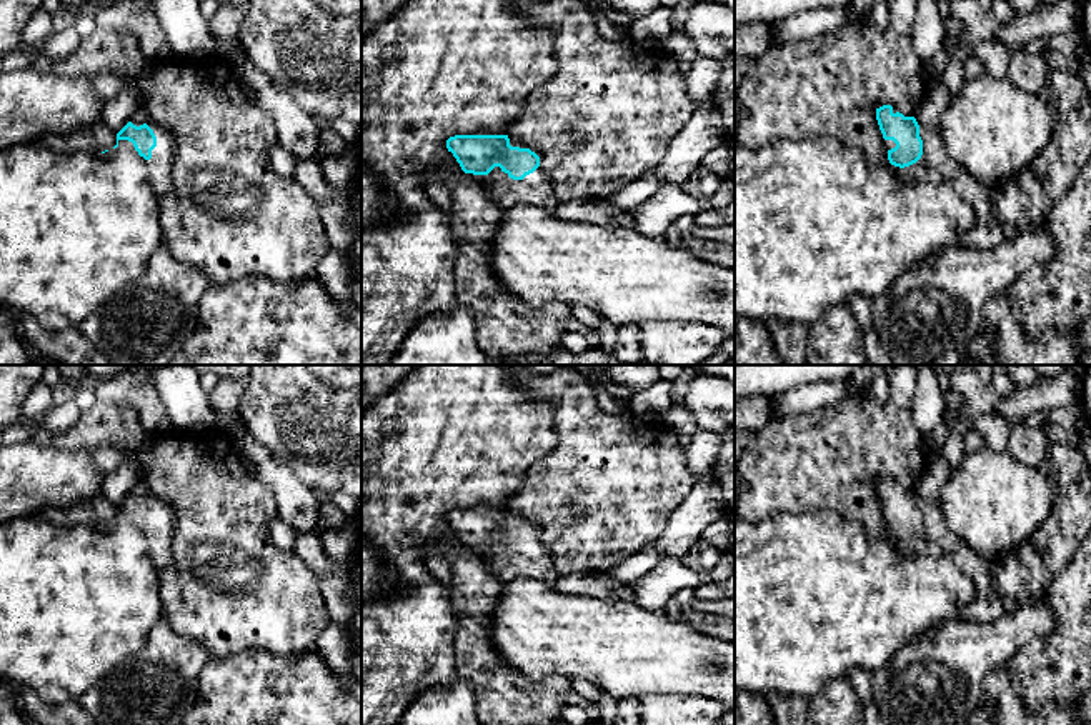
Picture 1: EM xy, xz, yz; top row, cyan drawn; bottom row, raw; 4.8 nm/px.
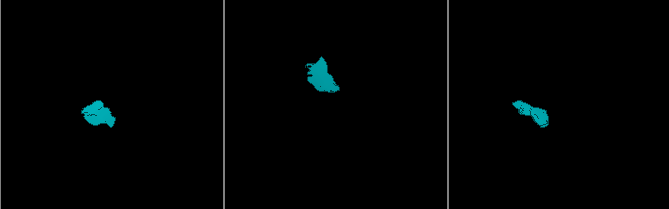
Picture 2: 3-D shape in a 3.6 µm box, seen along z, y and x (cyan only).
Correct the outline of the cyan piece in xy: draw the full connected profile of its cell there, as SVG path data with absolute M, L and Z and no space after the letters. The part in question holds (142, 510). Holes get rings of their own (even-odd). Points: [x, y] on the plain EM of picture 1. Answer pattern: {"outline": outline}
{"outline": "M140 482L117 507L117 520L140 528L148 542L148 555L160 570L173 562L172 540L175 532L173 508L155 497L145 482Z"}

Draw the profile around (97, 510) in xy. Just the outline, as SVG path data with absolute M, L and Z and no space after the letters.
M103 493L83 498L62 508L58 517L58 520L67 525L88 523L93 527L112 523L115 518L117 507Z

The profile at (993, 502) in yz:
M986 447L964 453L943 487L941 503L951 532L993 563L1046 522L1053 487L1048 472Z

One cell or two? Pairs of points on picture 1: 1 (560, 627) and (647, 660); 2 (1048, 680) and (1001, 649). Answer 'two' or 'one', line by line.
1: one
2: two

